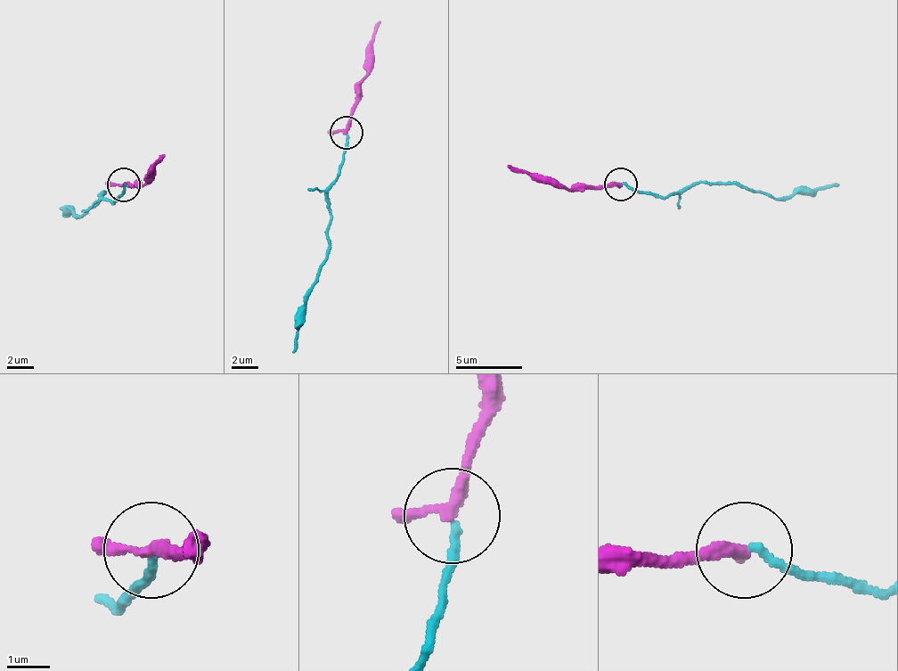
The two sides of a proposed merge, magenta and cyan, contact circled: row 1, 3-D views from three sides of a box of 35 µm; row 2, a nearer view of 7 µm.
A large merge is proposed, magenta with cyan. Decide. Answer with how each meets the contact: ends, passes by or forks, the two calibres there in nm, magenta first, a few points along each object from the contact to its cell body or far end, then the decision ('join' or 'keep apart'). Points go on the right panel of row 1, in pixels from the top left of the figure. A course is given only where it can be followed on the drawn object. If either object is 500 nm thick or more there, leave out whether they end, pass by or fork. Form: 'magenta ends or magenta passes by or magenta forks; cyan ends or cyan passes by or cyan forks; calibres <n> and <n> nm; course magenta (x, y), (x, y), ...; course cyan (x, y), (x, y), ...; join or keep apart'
magenta passes by; cyan ends; calibres 240 and 190 nm; course magenta (621, 183), (535, 183), (507, 164); course cyan (621, 183), (664, 198), (697, 183), (743, 184), (776, 199), (838, 183); join

